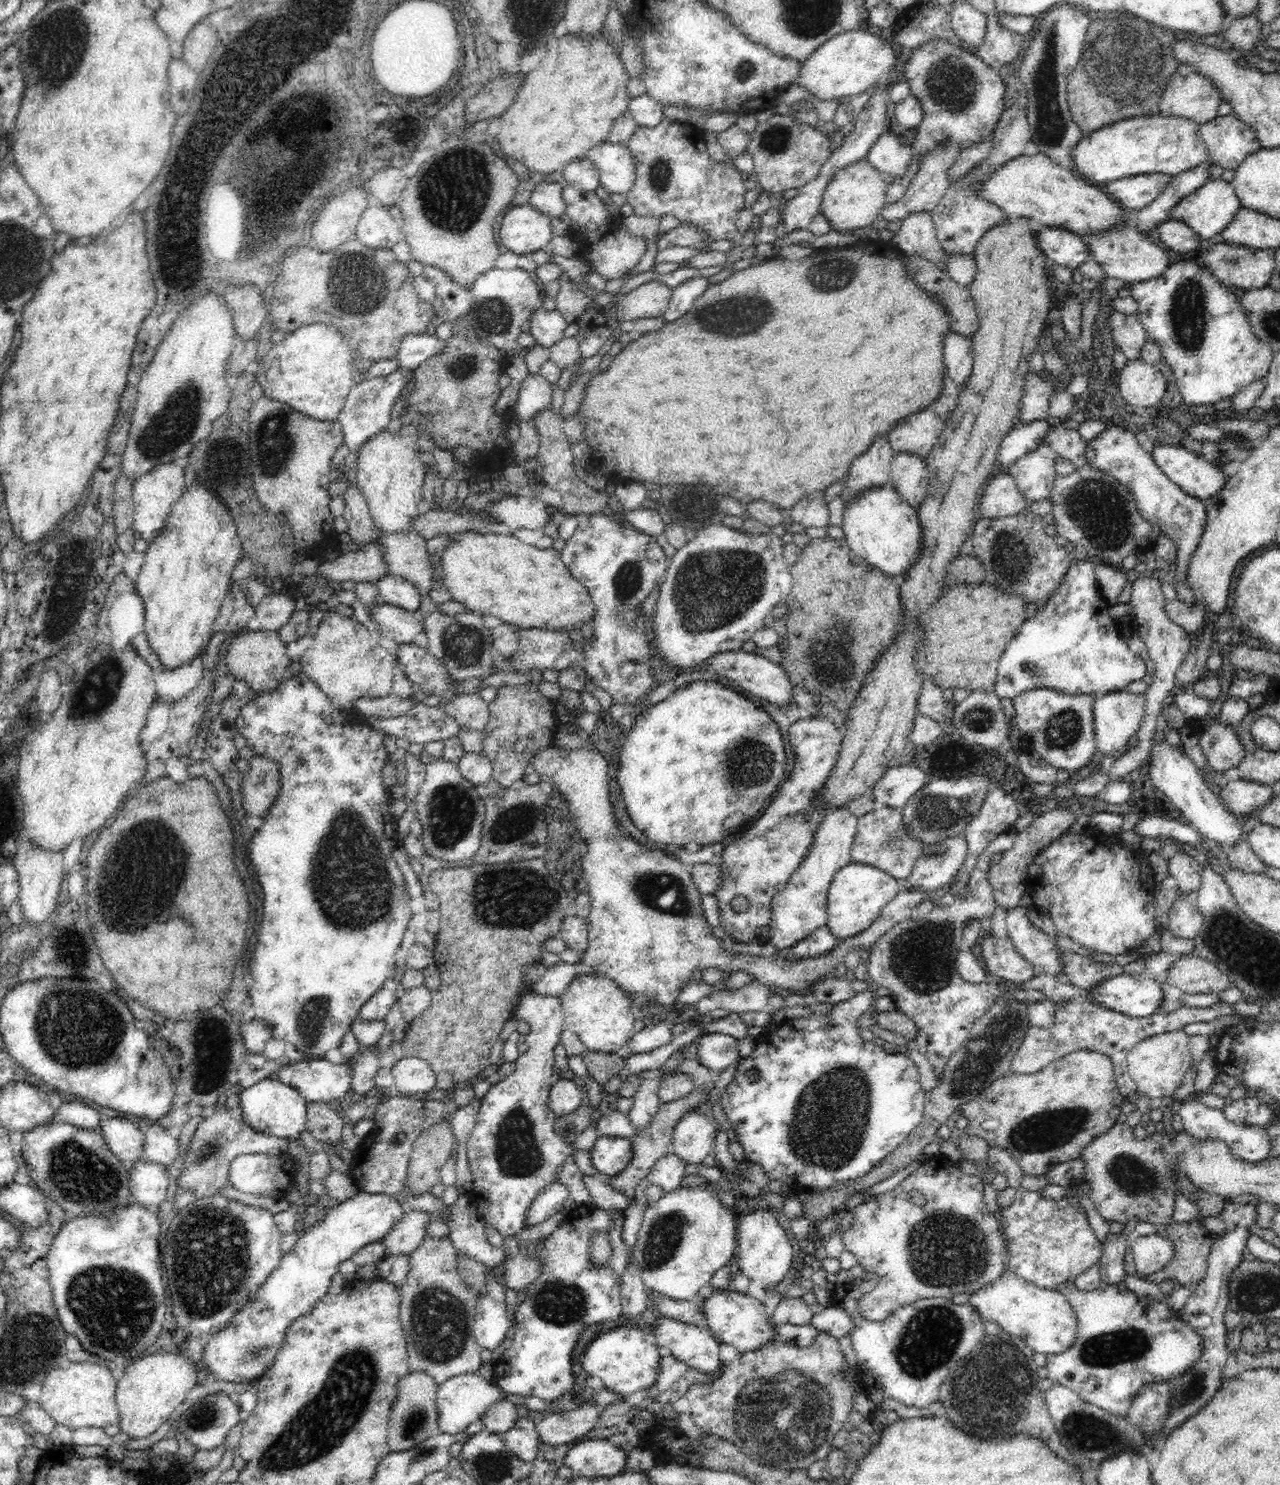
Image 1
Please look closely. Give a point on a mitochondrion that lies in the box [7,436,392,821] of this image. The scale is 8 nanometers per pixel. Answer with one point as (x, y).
(96, 691)

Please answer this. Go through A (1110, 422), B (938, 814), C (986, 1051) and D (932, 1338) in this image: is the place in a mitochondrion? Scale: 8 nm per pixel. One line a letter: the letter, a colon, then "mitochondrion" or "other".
A: other
B: mitochondrion
C: mitochondrion
D: mitochondrion

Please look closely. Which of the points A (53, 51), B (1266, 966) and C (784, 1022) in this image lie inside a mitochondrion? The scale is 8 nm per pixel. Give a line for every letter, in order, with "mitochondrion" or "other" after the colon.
A: mitochondrion
B: mitochondrion
C: other

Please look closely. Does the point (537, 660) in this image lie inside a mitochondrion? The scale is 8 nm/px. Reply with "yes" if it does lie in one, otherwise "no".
no

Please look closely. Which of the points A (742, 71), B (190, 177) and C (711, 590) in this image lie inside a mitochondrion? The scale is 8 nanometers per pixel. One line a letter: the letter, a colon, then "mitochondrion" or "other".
A: mitochondrion
B: mitochondrion
C: mitochondrion

